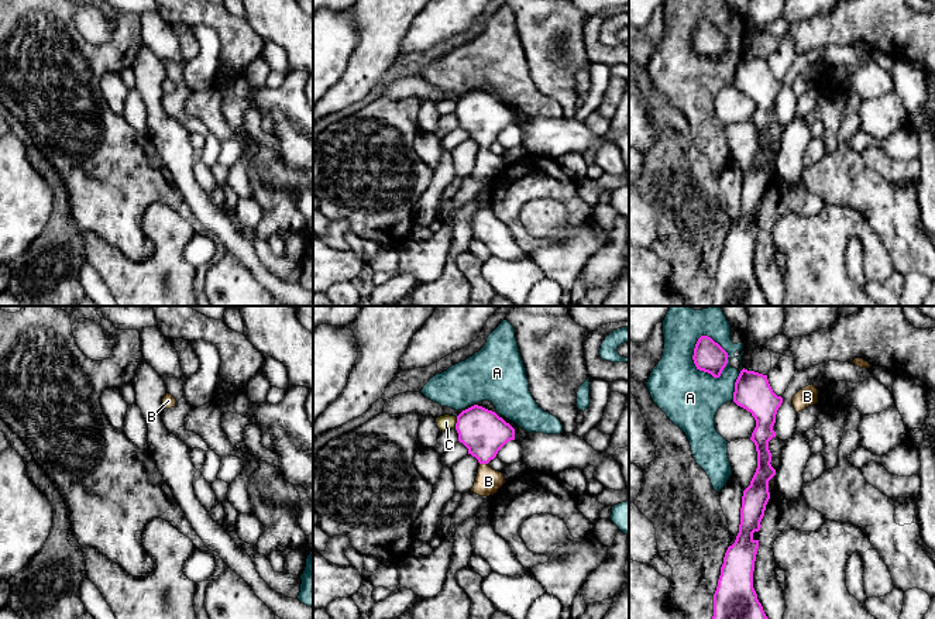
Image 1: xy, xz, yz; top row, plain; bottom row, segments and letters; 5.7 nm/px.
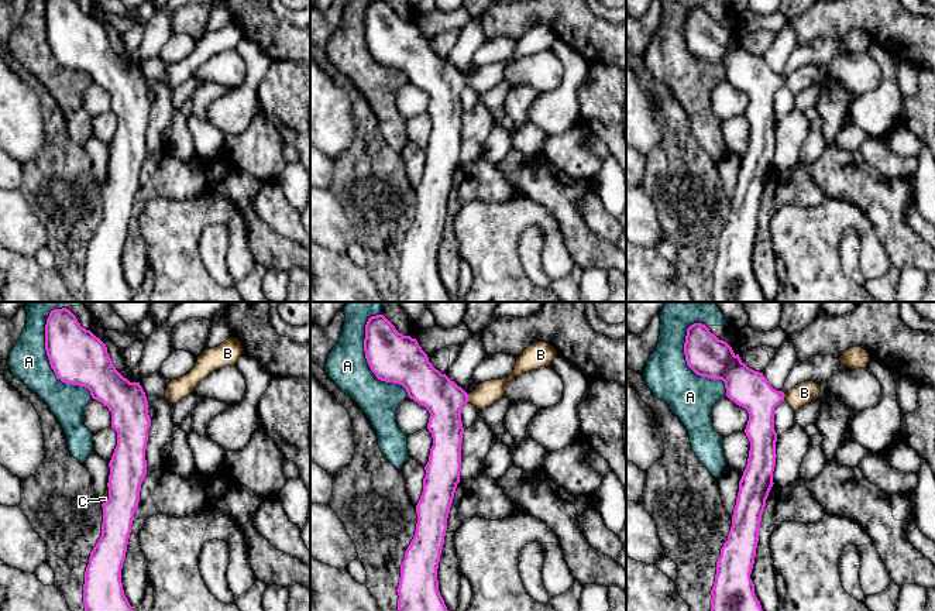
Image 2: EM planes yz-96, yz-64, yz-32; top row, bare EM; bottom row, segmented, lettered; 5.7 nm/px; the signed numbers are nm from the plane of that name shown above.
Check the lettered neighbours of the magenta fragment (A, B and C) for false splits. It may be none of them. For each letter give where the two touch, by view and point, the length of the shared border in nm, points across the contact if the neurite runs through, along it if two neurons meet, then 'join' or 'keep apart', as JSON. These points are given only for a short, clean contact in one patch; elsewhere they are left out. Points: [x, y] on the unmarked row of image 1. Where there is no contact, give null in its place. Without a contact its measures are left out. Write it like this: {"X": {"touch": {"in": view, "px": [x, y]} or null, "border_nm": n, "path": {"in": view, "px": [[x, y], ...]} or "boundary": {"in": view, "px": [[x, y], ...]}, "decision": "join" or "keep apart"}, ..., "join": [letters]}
{"A": {"touch": {"in": "yz", "px": [694, 45]}, "border_nm": 280, "decision": "keep apart"}, "B": {"touch": {"in": "xz", "px": [484, 147]}, "border_nm": 50, "path": {"in": "xz", "px": [[483, 116], [484, 147], [488, 165]]}, "decision": "join"}, "C": {"touch": {"in": "xz", "px": [456, 107]}, "border_nm": 70, "decision": "keep apart"}, "join": ["B"]}

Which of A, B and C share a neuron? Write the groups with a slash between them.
A / B / C

